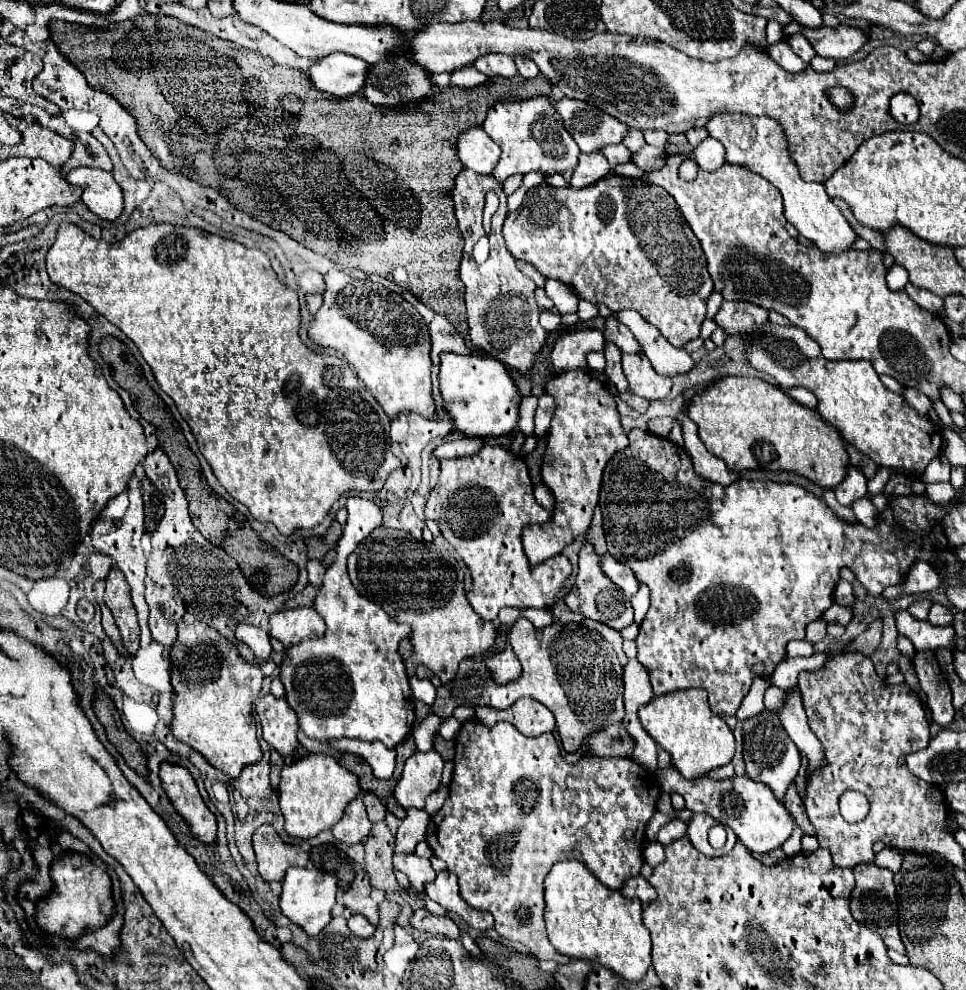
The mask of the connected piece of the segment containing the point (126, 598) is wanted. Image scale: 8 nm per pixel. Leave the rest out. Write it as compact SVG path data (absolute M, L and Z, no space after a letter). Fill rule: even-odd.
M110 570L106 576L106 594L104 594L106 606L112 610L116 624L120 628L124 648L134 654L138 650L138 638L140 638L140 626L136 618L136 610L130 598L130 586L126 578L122 578L120 570Z

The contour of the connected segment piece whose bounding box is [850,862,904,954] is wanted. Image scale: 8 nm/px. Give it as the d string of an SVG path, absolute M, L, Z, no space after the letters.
M862 864L854 868L854 876L856 876L856 888L852 892L852 916L870 926L872 930L876 930L888 948L894 948L896 952L904 954L904 946L898 934L898 910L896 910L896 886L892 880L892 870L888 868L880 868L870 864Z

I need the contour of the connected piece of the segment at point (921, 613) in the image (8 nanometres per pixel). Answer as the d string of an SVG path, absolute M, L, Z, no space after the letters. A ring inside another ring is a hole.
M922 600L922 602L916 602L908 608L908 612L914 616L914 618L928 618L928 610L930 610L930 600Z

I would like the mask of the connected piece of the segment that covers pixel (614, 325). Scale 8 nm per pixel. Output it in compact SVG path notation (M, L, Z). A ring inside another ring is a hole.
M610 314L610 316L606 318L604 336L606 336L606 340L614 342L622 352L628 352L628 354L638 354L638 352L642 352L640 344L636 342L634 334L630 332L630 328L624 326L622 322L618 322L616 314Z

